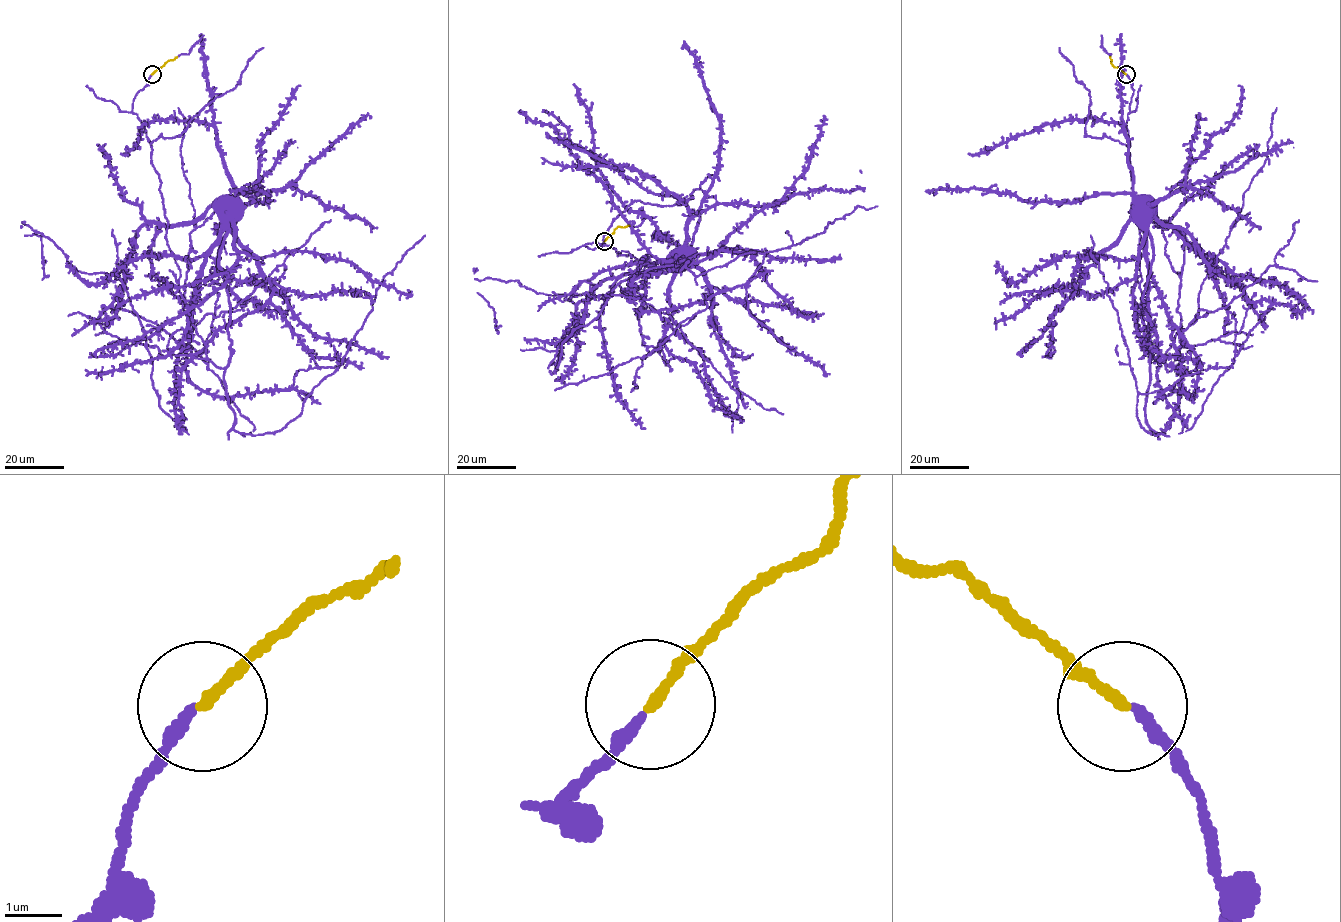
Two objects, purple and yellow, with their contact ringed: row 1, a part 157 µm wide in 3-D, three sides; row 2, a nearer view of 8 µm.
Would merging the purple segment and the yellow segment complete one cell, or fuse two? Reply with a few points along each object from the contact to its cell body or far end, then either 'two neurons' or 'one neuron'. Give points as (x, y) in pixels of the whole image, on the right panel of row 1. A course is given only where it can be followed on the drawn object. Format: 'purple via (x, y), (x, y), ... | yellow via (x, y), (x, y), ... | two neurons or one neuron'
purple via (1126, 74), (1133, 91), (1126, 125), (1144, 301), (1148, 272), (1146, 233), (1135, 222), (1139, 208) | yellow via (1126, 74), (1111, 64), (1110, 56) | one neuron

